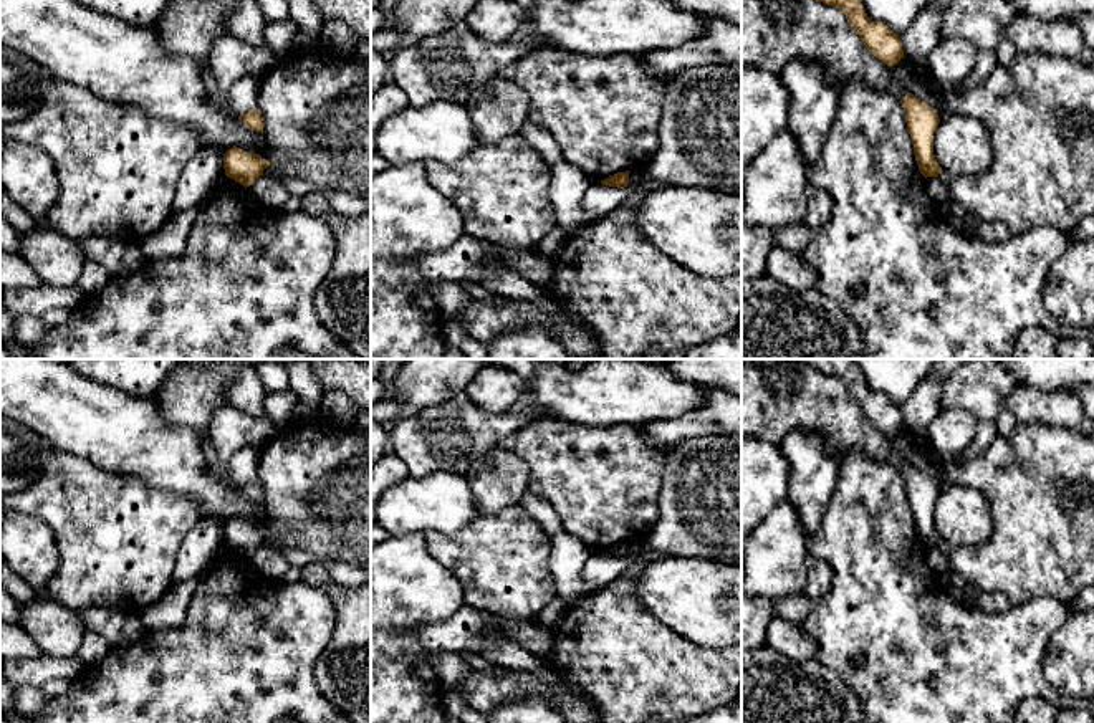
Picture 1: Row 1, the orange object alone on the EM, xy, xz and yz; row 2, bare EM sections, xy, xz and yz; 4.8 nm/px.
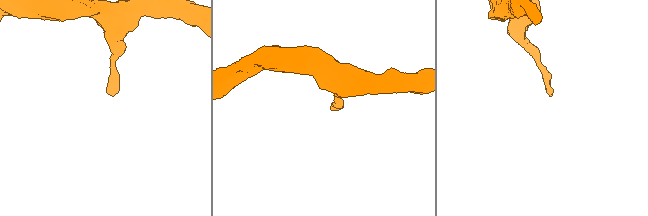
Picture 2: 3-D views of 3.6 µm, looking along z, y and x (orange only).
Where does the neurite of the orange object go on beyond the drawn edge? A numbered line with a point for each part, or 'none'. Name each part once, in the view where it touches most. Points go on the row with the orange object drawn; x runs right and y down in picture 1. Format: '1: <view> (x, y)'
none

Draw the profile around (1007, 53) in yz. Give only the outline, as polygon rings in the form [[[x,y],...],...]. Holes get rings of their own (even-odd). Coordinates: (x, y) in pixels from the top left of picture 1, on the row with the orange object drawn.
[[[1008,38],[996,46],[995,55],[998,58],[998,65],[1003,66],[1011,66],[1020,58],[1018,48]]]

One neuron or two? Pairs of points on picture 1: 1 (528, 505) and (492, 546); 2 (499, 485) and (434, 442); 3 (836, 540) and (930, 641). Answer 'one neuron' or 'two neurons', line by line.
1: two neurons
2: two neurons
3: one neuron

